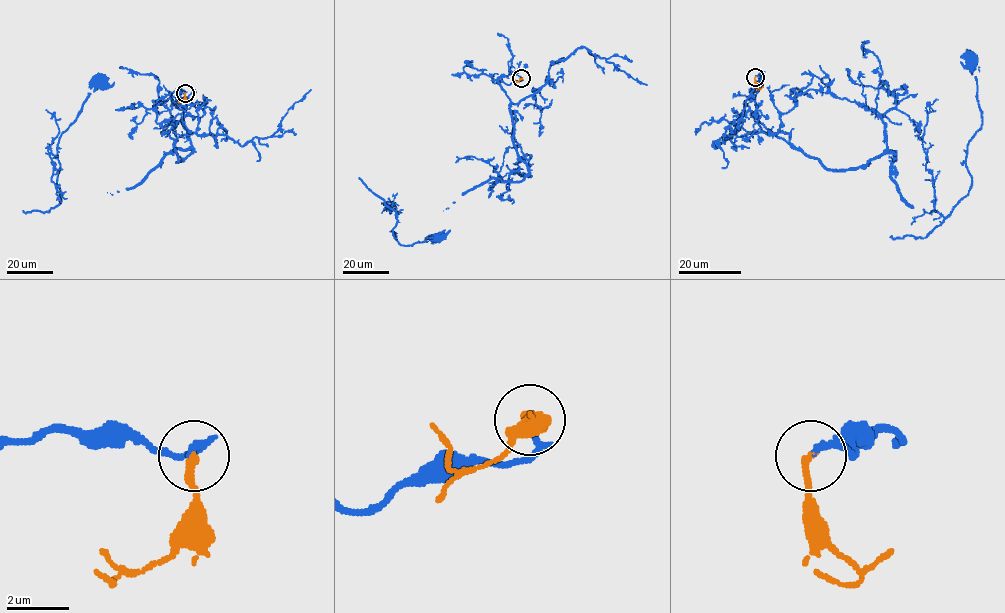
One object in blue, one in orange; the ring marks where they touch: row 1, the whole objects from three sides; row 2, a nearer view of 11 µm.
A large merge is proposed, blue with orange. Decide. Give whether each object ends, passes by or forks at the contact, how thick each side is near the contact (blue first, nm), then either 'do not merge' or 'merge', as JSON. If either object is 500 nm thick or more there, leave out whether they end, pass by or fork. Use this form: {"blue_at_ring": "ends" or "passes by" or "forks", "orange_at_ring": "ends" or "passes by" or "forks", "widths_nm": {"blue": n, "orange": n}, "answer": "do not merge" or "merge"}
{"blue_at_ring": "passes by", "orange_at_ring": "ends", "widths_nm": {"blue": 160, "orange": 240}, "answer": "merge"}

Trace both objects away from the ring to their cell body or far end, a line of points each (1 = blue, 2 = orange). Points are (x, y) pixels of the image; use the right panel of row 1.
1: (755, 77), (761, 123), (828, 169), (850, 170), (886, 149), (881, 115), (896, 100), (971, 60)
2: (755, 77), (754, 83), (760, 89), (755, 88)

